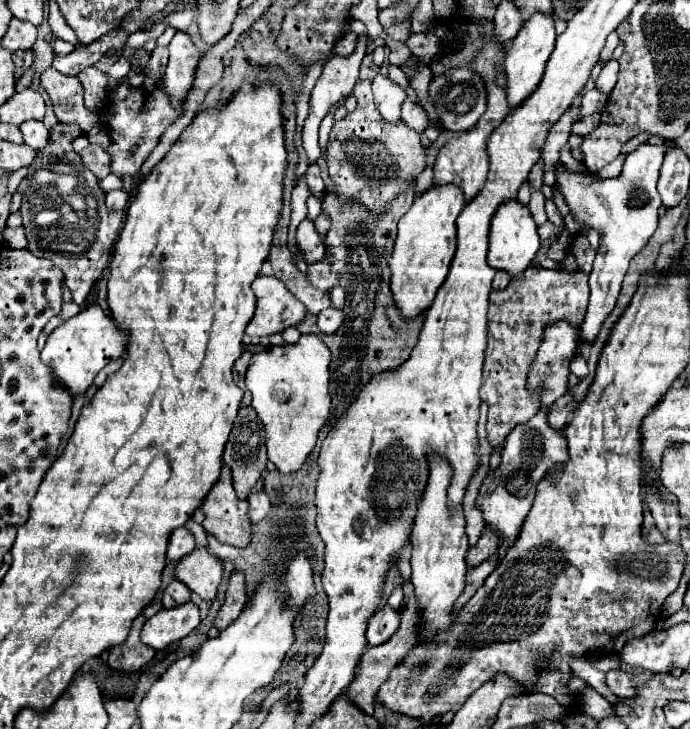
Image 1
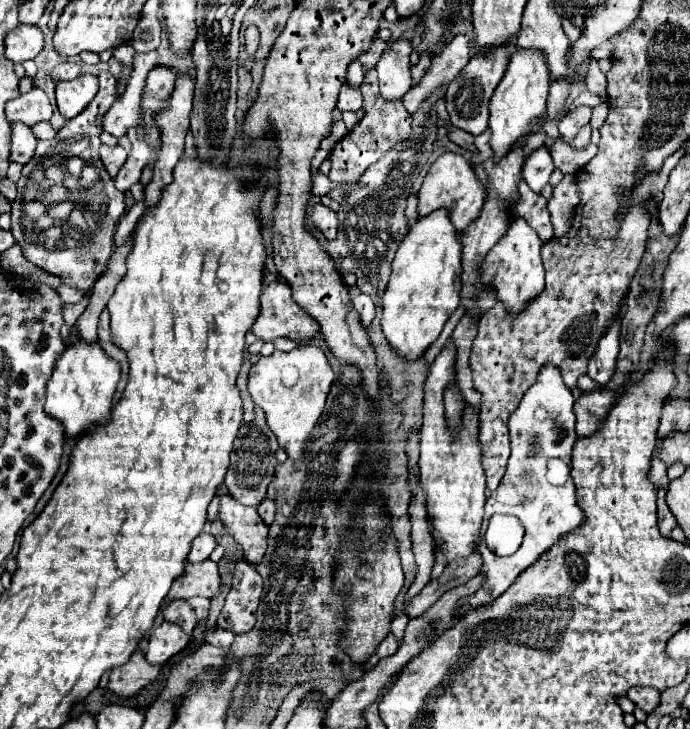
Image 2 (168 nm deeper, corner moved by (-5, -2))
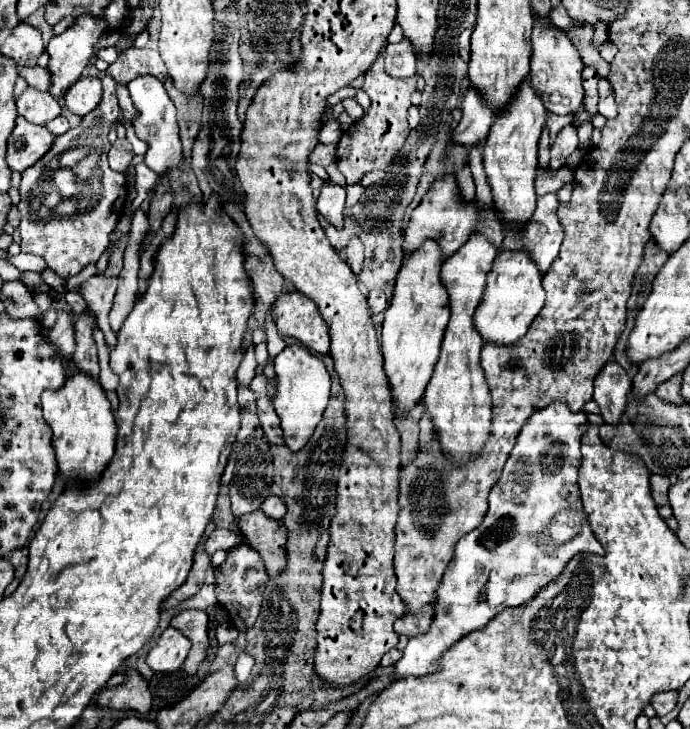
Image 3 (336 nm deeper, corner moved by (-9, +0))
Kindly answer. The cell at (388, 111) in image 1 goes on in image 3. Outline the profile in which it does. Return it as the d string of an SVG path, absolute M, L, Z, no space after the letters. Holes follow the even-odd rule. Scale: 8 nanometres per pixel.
M406 38L398 44L388 44L384 48L384 62L386 62L386 72L394 78L408 78L416 74L416 54L412 50L410 40Z

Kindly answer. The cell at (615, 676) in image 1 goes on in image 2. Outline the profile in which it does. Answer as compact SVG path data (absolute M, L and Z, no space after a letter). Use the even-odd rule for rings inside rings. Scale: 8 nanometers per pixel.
M630 688L626 696L644 712L652 712L660 702L660 692L656 688Z

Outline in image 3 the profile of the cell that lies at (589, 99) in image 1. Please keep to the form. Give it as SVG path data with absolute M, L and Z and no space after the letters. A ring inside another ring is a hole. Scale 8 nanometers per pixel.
M566 126L566 128L558 134L558 138L556 138L556 142L554 142L552 150L550 150L550 162L548 162L546 170L554 172L554 170L562 168L562 166L566 164L566 158L568 158L576 148L578 148L576 128Z

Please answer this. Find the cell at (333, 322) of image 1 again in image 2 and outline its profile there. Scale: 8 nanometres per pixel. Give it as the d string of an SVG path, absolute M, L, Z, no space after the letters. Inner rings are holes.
M366 294L354 296L354 298L352 298L352 308L358 312L362 326L364 326L364 328L366 328L366 326L370 326L372 318L374 318L374 314L376 314L376 306L374 306L372 298L370 298L370 296L366 296Z

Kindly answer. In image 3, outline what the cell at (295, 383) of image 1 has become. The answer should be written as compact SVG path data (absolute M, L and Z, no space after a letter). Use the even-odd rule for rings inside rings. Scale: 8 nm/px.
M302 344L286 346L276 358L274 358L274 370L276 370L276 398L274 398L274 410L280 418L280 428L284 432L284 444L290 450L300 450L316 430L324 408L330 398L330 374L326 372L324 362L310 354L308 348Z

